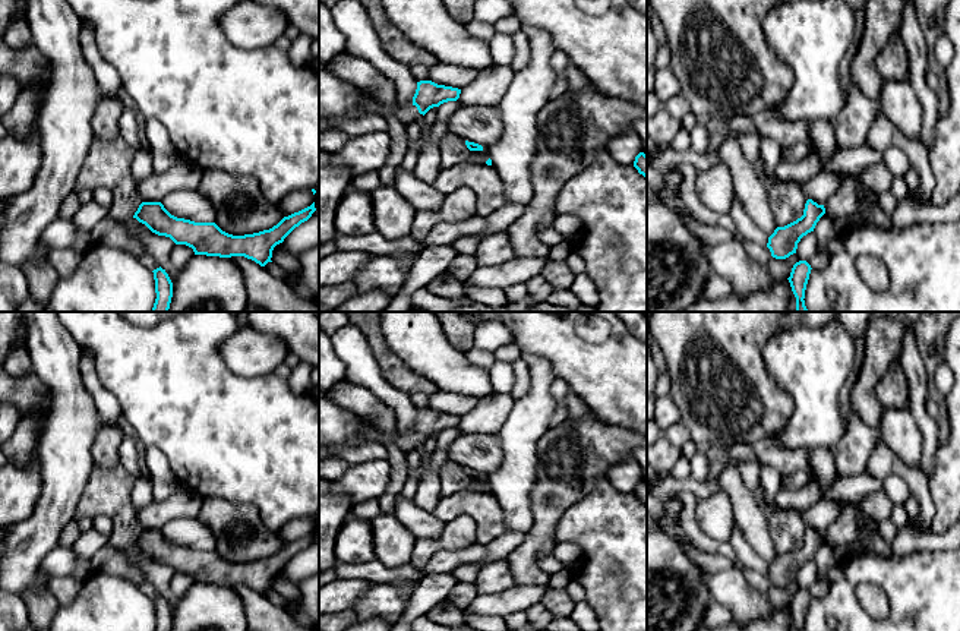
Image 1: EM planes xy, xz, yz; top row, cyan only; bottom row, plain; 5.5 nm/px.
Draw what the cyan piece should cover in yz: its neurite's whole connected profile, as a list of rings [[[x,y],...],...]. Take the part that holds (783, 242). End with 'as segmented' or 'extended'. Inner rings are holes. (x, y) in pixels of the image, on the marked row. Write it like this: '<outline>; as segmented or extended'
[[[808,199],[800,218],[784,227],[777,227],[768,237],[767,247],[770,249],[771,256],[776,259],[786,259],[796,253],[800,239],[814,231],[817,223],[824,214],[824,205],[818,205],[812,199]]]; as segmented

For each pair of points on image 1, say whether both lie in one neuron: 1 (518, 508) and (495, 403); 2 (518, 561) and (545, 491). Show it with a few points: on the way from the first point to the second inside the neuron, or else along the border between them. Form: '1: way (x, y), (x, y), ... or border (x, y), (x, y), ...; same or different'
1: border (515, 401), (496, 434); different
2: way (536, 543), (545, 526), (545, 508); same

